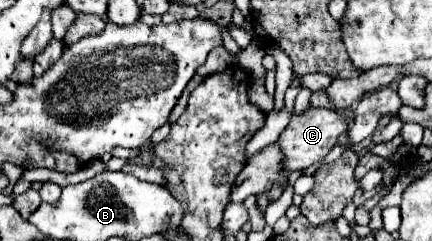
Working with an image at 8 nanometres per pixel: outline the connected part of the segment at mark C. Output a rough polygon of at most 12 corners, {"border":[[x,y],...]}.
{"border":[[296,86],[286,92],[294,114],[278,144],[284,168],[304,170],[348,132],[348,120],[328,108],[294,112]]}

